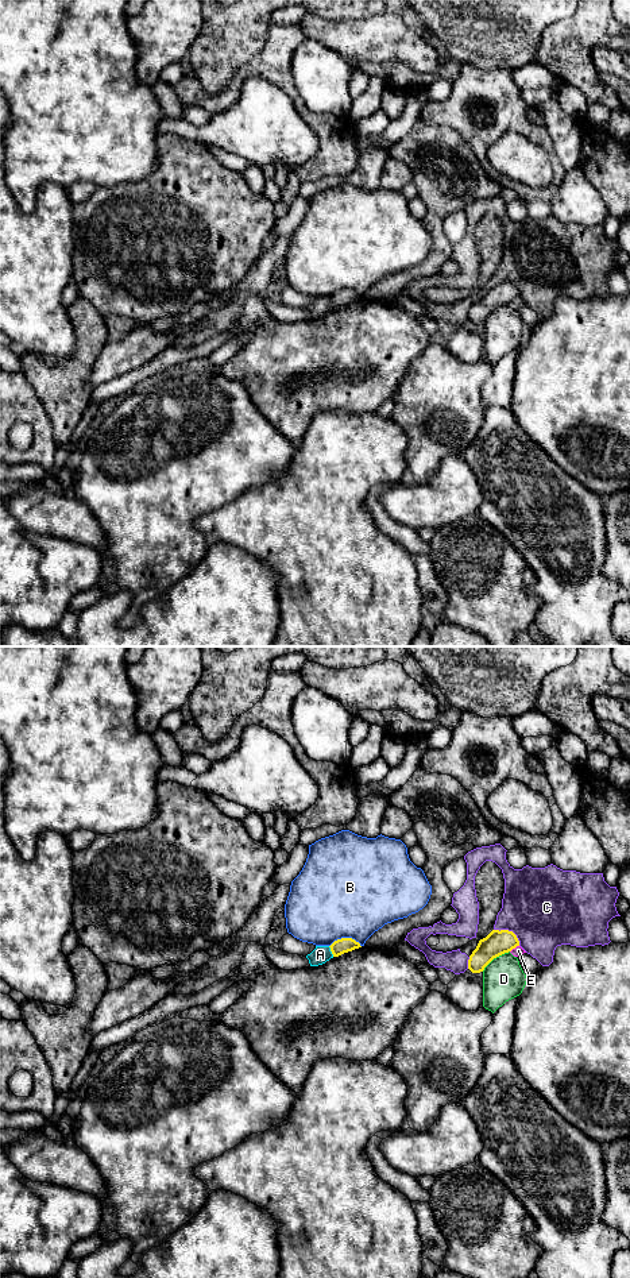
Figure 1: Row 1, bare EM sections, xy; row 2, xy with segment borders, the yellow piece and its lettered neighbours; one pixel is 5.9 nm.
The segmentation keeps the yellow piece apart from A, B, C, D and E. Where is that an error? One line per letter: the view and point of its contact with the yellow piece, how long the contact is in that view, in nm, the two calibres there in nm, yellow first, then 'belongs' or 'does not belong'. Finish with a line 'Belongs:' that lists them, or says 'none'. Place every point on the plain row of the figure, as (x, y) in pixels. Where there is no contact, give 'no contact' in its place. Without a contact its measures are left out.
A: xy (331, 302) | 70 nm | 90/100 nm | does not belong
B: xy (344, 290) | 190 nm | 90/500 nm | does not belong
C: xy (510, 284) | 190 nm | 150/480 nm | does not belong
D: xy (495, 309) | 200 nm | 150/260 nm | does not belong
E: xy (514, 300) | 70 nm | 150/60 nm | does not belong
Belongs: none

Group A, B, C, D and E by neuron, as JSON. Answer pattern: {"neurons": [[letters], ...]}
{"neurons": [["A"], ["B"], ["C"], ["D"], ["E"]]}

